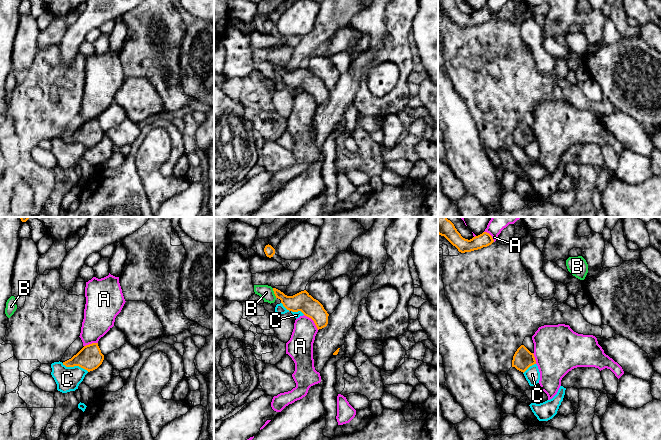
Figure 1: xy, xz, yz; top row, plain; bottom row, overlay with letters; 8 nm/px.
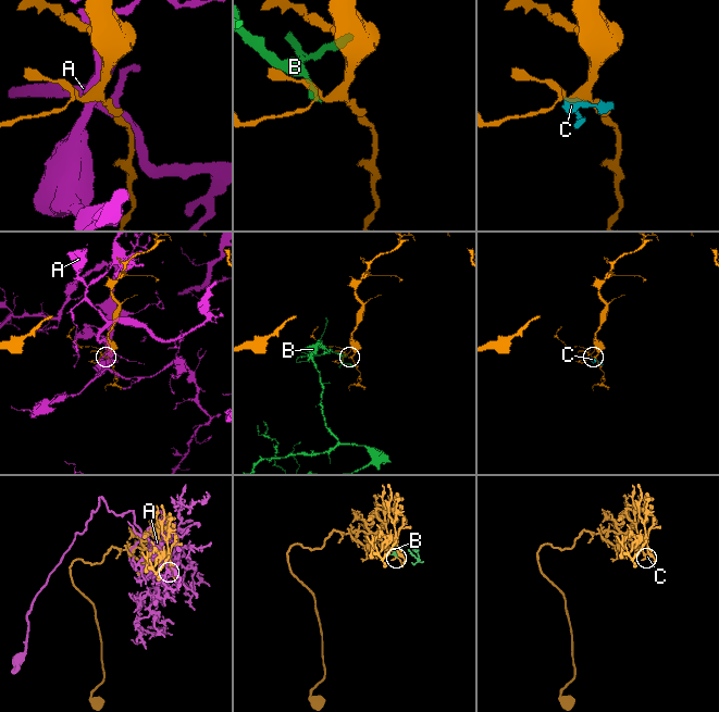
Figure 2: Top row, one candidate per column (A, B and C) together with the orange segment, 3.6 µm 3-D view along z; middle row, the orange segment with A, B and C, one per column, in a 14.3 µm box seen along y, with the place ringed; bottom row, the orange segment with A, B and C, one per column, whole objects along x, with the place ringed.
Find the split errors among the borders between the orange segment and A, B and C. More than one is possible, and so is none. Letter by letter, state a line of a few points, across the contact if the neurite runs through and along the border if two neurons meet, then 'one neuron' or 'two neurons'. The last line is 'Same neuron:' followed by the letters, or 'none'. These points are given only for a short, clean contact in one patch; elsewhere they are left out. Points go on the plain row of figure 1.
A: two neurons
B: line xz (272, 64), (276, 73); two neurons
C: two neurons
Same neuron: none

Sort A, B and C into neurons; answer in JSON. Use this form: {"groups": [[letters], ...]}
{"groups": [["A"], ["B", "C"]]}

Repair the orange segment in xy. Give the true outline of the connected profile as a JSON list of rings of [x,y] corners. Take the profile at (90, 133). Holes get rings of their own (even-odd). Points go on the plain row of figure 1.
[[[92,119],[84,122],[71,135],[63,138],[66,143],[79,142],[88,148],[97,145],[103,138],[104,131],[98,122],[98,119]]]

